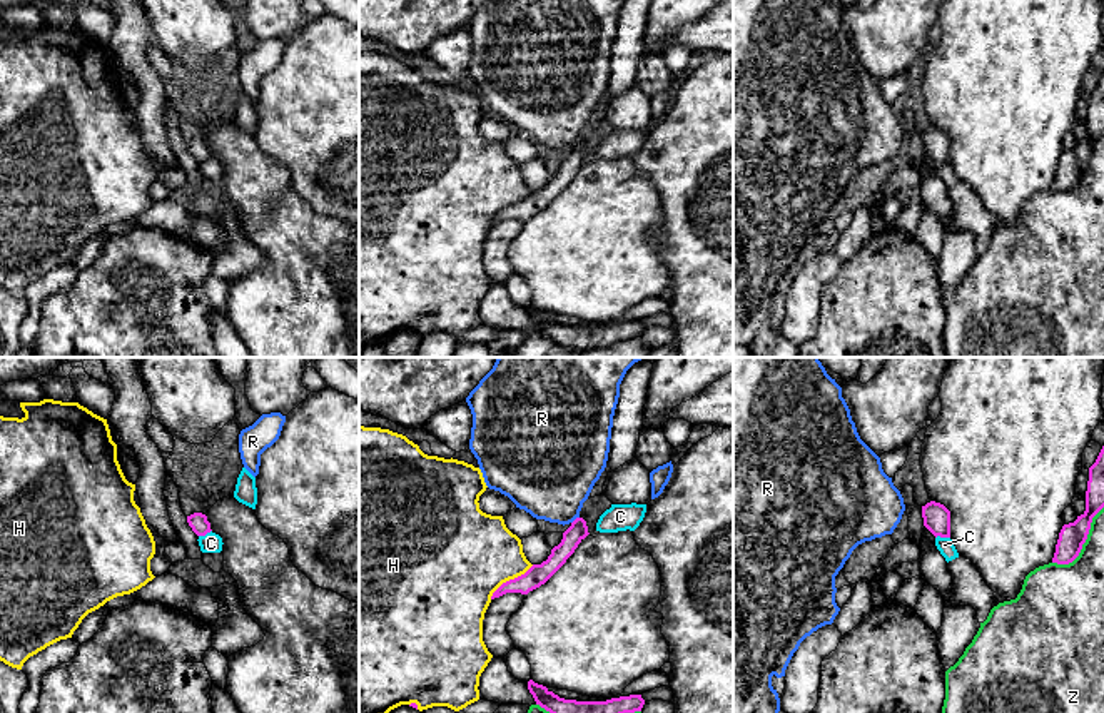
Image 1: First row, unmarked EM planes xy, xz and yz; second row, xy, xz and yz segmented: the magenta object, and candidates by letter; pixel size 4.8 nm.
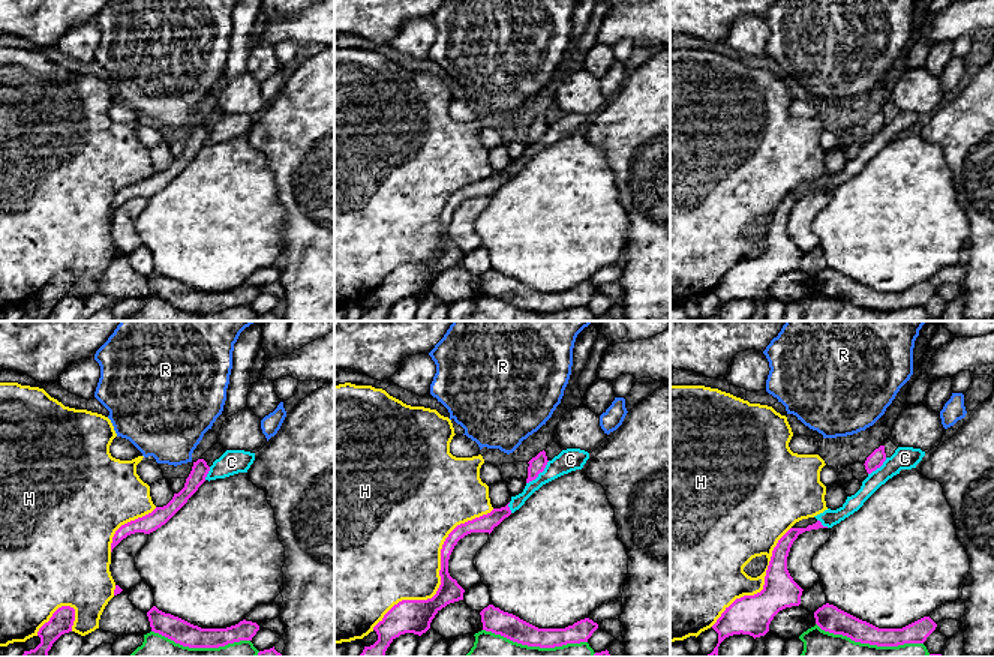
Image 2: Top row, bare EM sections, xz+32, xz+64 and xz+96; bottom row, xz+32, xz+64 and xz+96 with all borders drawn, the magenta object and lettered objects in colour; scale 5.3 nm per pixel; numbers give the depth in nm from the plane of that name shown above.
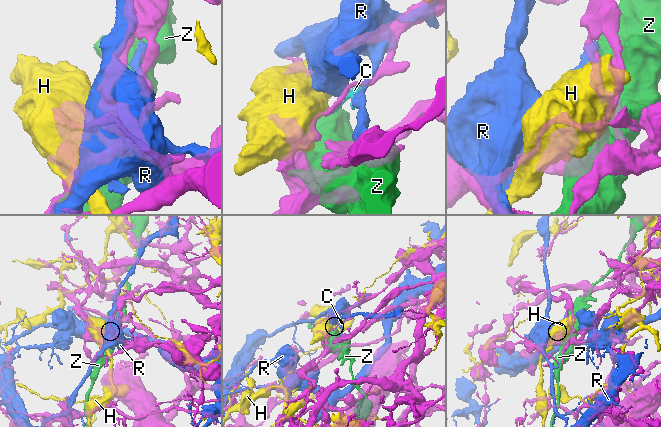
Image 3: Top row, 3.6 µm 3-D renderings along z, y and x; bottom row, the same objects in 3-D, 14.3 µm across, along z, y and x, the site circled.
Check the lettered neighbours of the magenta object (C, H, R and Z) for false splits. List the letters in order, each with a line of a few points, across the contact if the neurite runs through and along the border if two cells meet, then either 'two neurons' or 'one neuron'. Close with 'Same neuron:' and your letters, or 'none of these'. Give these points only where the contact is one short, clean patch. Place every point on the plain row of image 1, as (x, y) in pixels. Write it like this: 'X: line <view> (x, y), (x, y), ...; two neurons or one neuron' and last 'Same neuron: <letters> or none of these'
C: two neurons
H: two neurons
R: two neurons
Z: two neurons
Same neuron: none of these

